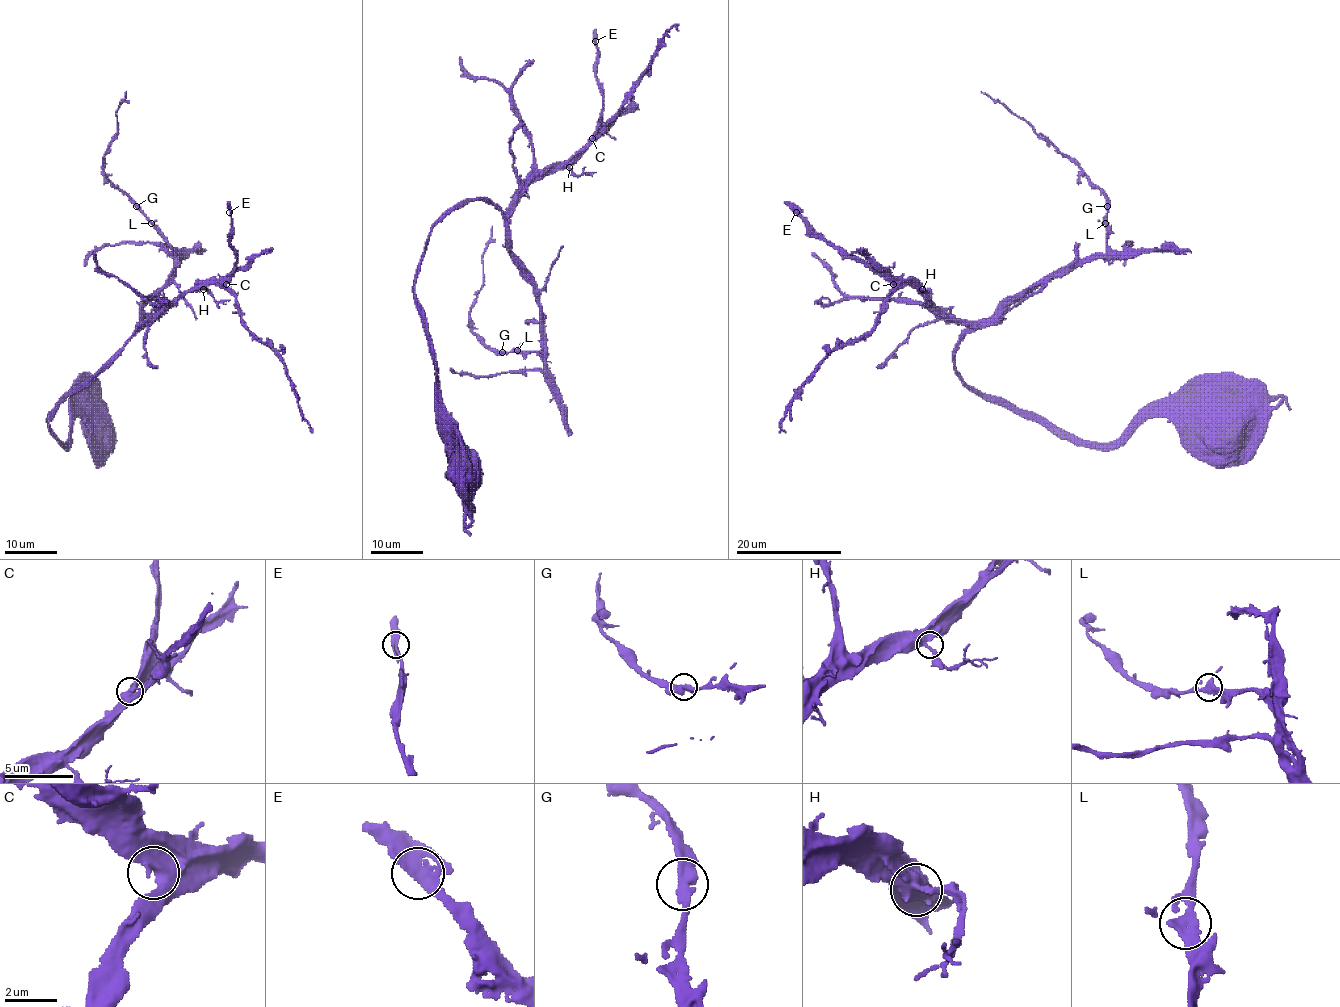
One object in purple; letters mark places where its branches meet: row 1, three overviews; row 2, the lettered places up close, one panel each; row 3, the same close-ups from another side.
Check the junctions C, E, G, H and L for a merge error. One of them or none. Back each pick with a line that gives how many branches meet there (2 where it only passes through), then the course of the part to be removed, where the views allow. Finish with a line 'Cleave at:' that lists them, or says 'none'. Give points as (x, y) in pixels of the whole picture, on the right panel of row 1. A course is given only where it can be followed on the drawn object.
Cleave at: none

